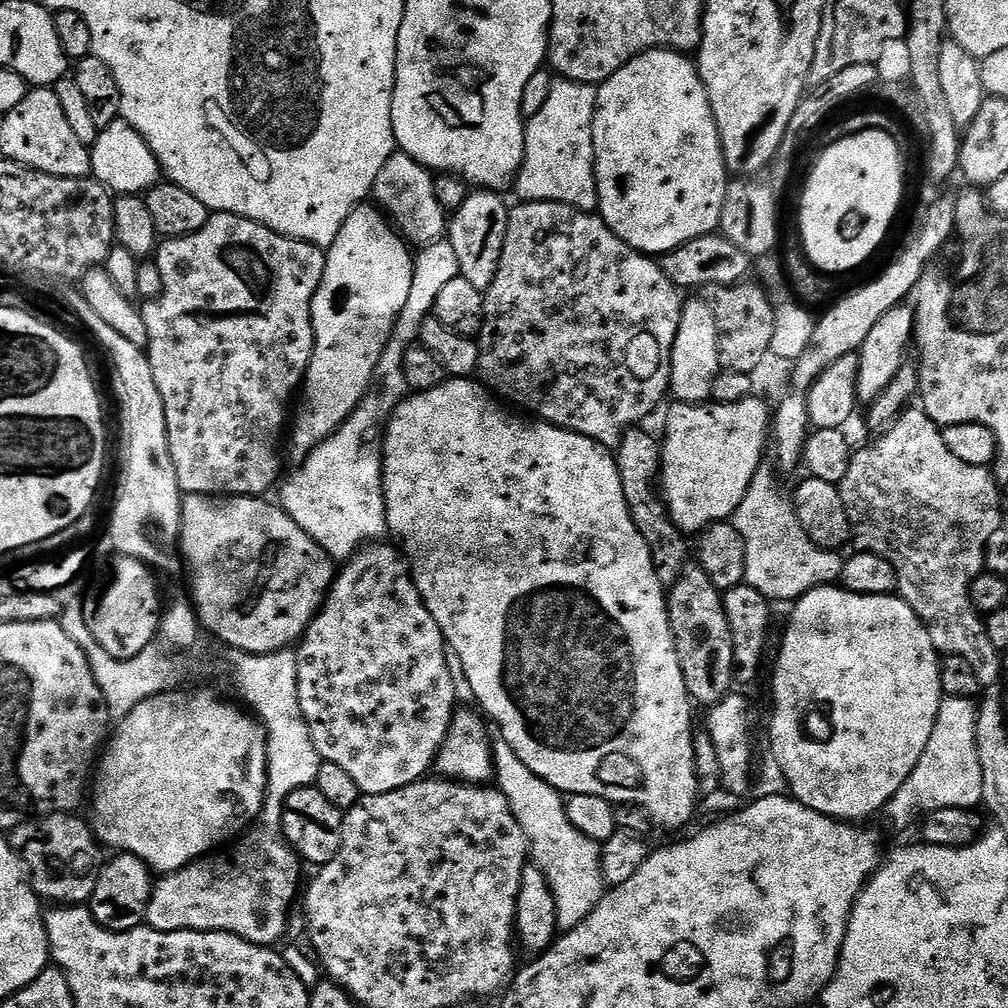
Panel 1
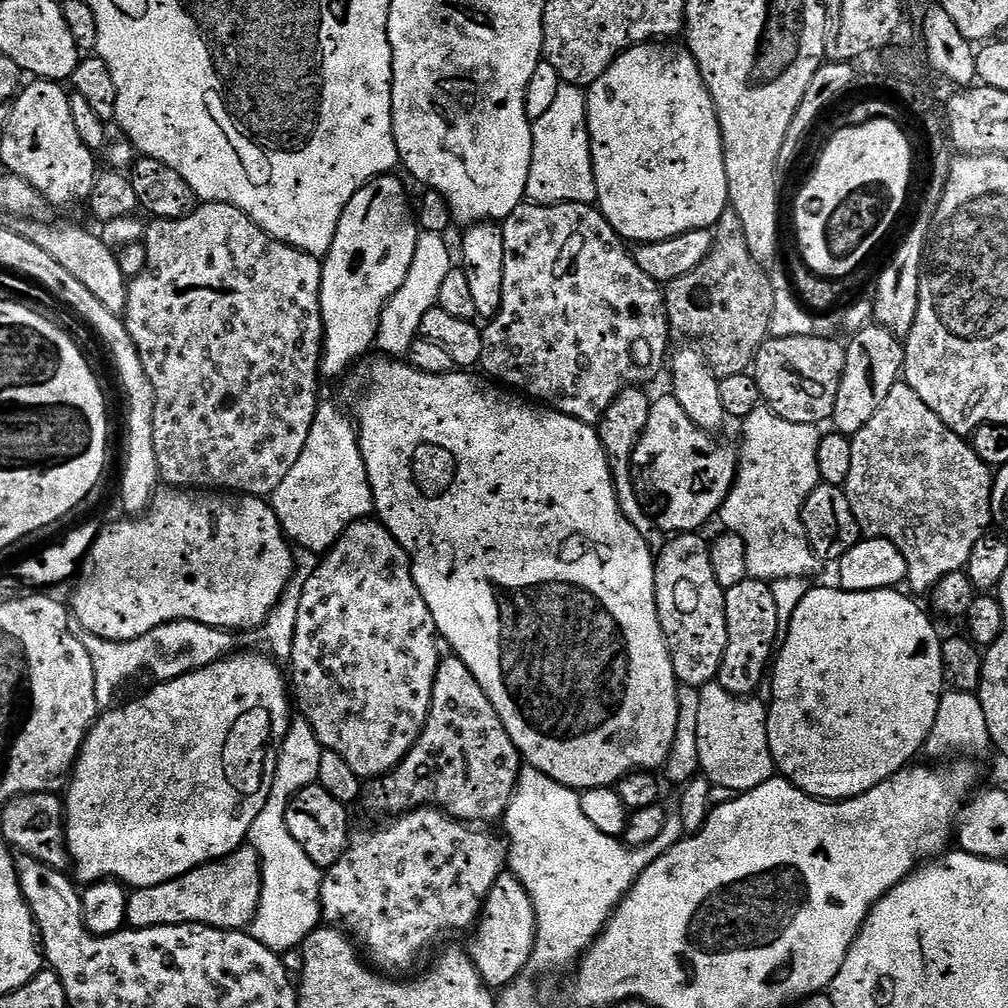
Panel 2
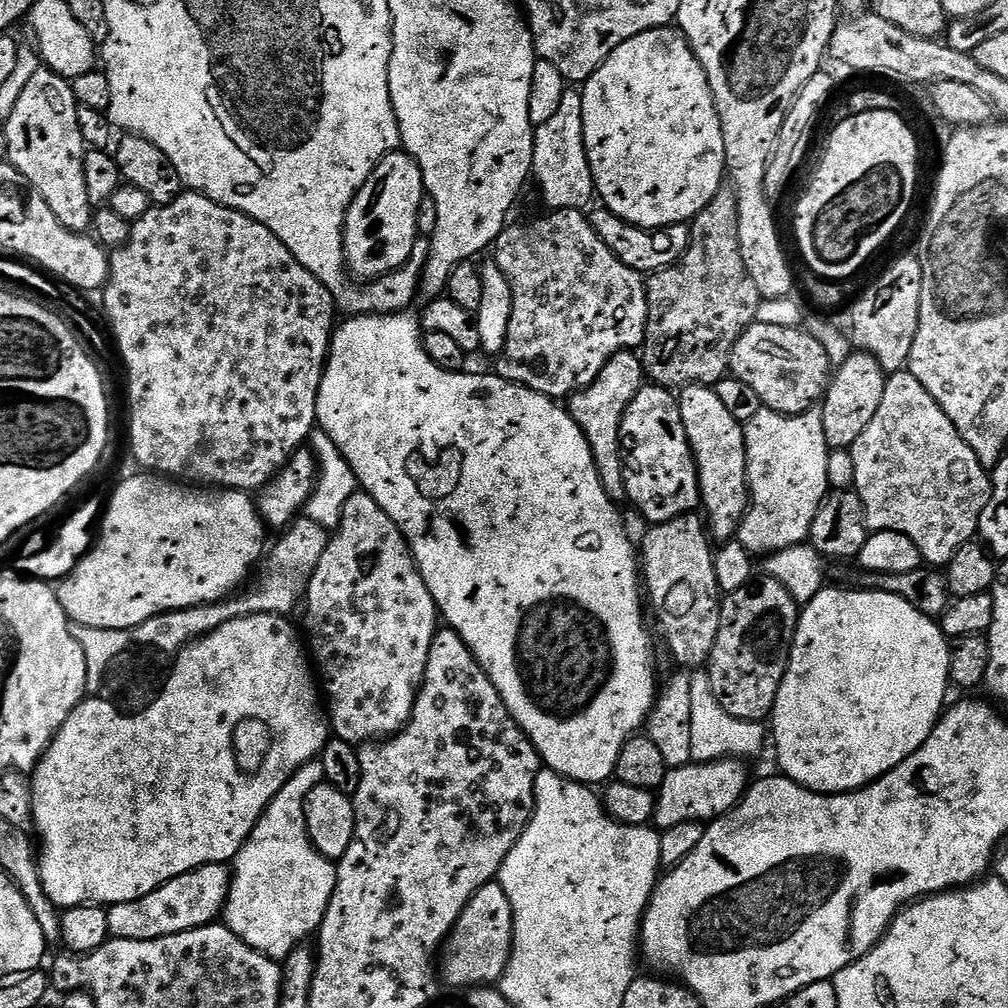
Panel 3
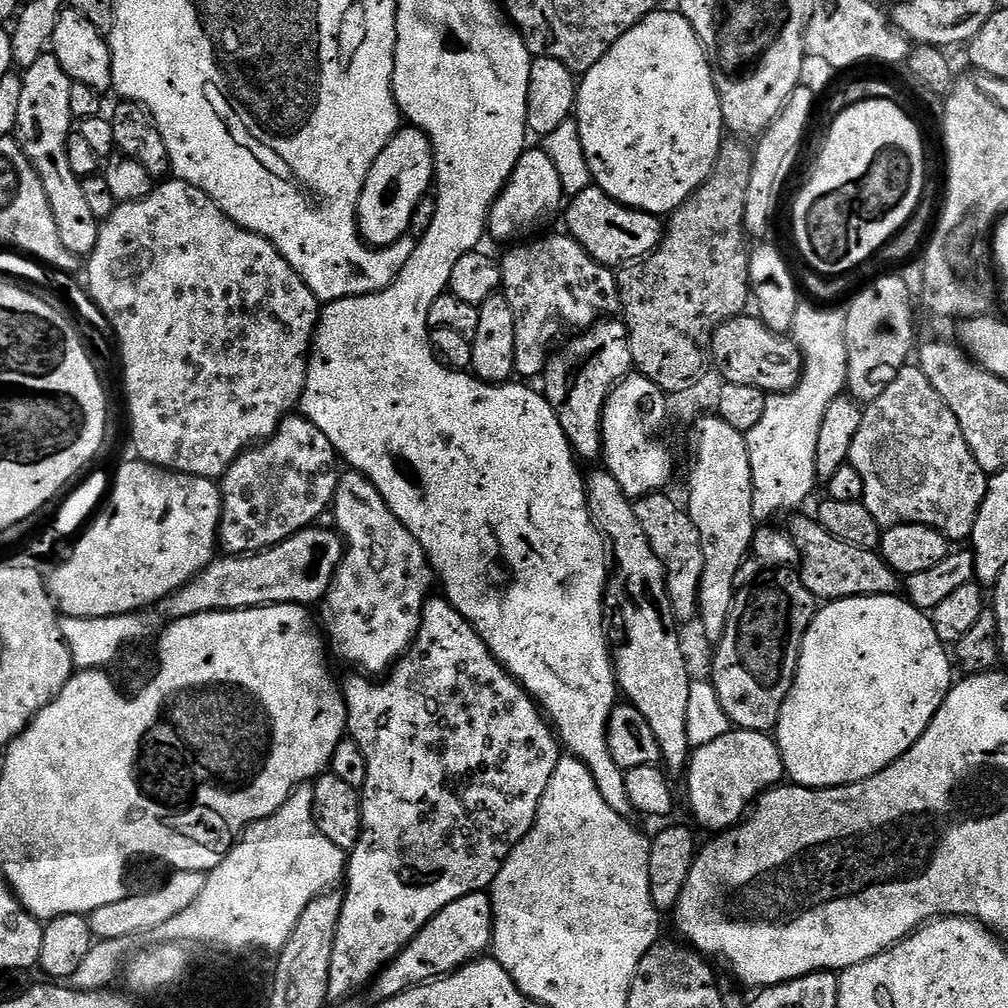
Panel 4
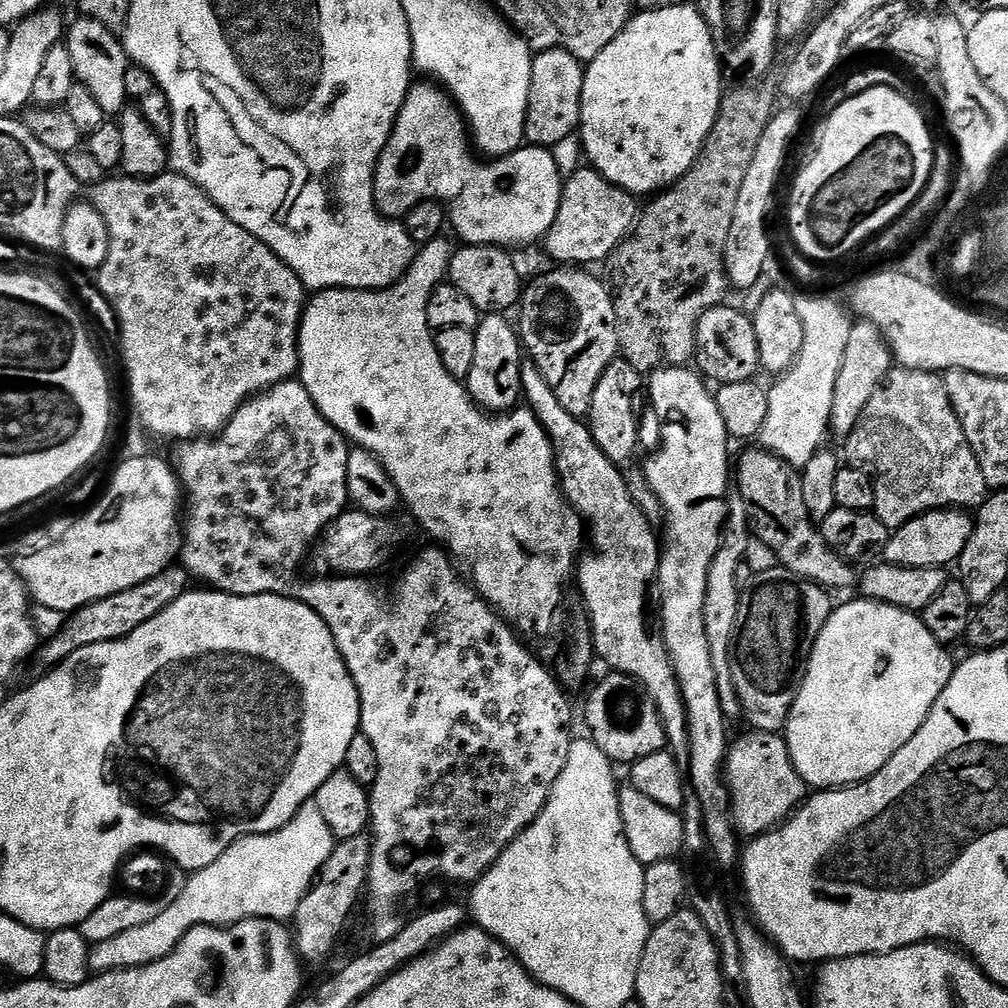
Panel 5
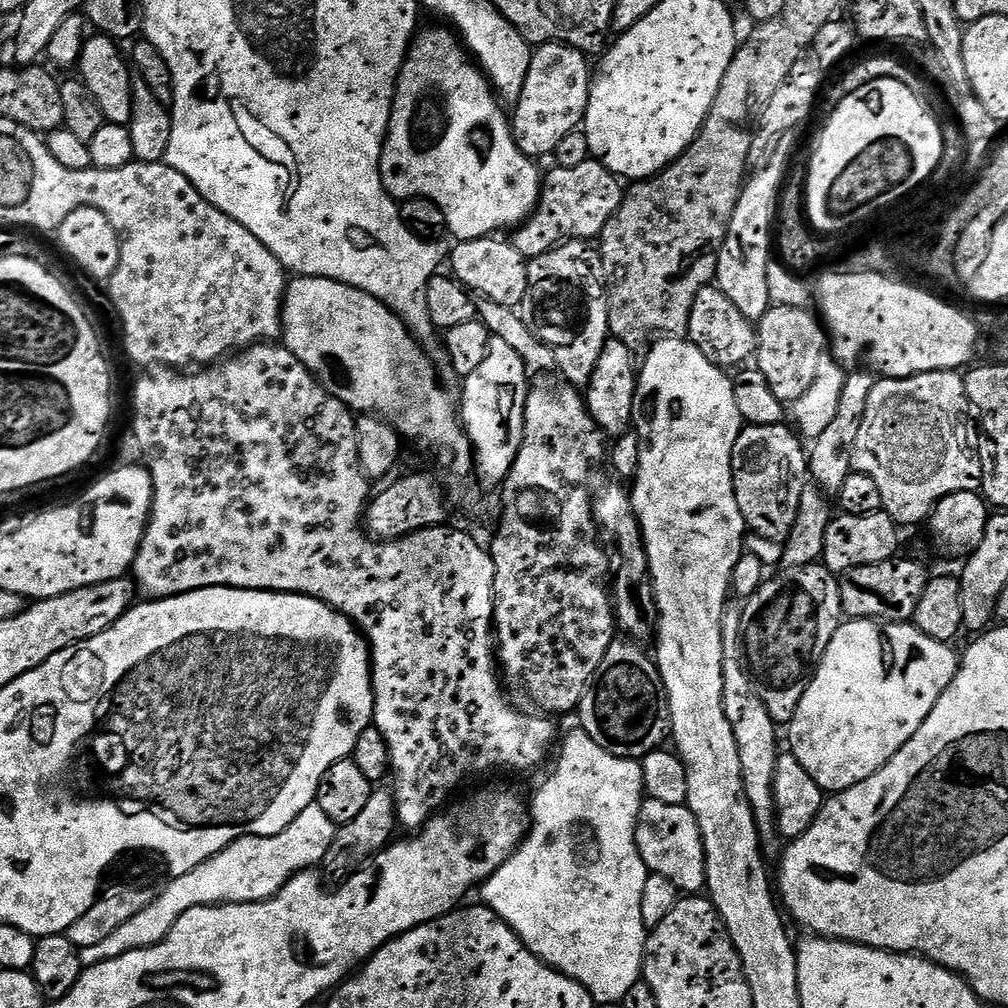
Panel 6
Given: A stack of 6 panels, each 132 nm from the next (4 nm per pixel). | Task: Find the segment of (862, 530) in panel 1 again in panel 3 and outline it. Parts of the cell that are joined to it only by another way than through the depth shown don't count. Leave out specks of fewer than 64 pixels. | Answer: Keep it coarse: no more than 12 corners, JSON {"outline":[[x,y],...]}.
{"outline":[[907,370],[850,451],[869,533],[951,564],[992,497]]}

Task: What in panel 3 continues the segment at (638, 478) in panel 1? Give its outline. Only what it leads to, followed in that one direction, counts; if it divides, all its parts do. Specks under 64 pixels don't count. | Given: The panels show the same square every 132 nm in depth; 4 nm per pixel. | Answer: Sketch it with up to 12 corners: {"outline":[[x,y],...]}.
{"outline":[[619,352],[566,400],[602,490],[628,498],[620,431],[645,383],[643,359]]}

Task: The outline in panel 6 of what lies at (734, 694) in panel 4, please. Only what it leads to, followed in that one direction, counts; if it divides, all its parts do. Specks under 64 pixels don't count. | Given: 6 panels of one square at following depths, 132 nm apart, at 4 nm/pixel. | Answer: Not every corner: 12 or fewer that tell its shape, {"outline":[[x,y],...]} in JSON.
{"outline":[[823,563],[765,579],[743,601],[742,655],[787,726],[840,629]]}

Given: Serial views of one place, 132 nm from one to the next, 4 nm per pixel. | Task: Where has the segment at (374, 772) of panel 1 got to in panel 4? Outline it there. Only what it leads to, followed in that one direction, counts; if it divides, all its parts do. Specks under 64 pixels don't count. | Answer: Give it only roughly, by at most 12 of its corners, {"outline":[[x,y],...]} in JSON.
{"outline":[[374,482],[330,511],[322,601],[334,656],[387,673],[416,643],[432,566]]}

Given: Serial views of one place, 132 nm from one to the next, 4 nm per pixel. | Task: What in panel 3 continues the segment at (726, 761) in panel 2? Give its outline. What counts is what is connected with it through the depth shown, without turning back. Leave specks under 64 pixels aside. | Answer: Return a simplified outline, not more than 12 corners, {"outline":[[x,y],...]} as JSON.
{"outline":[[707,671],[691,673],[695,763],[758,755],[763,723],[734,718]]}

